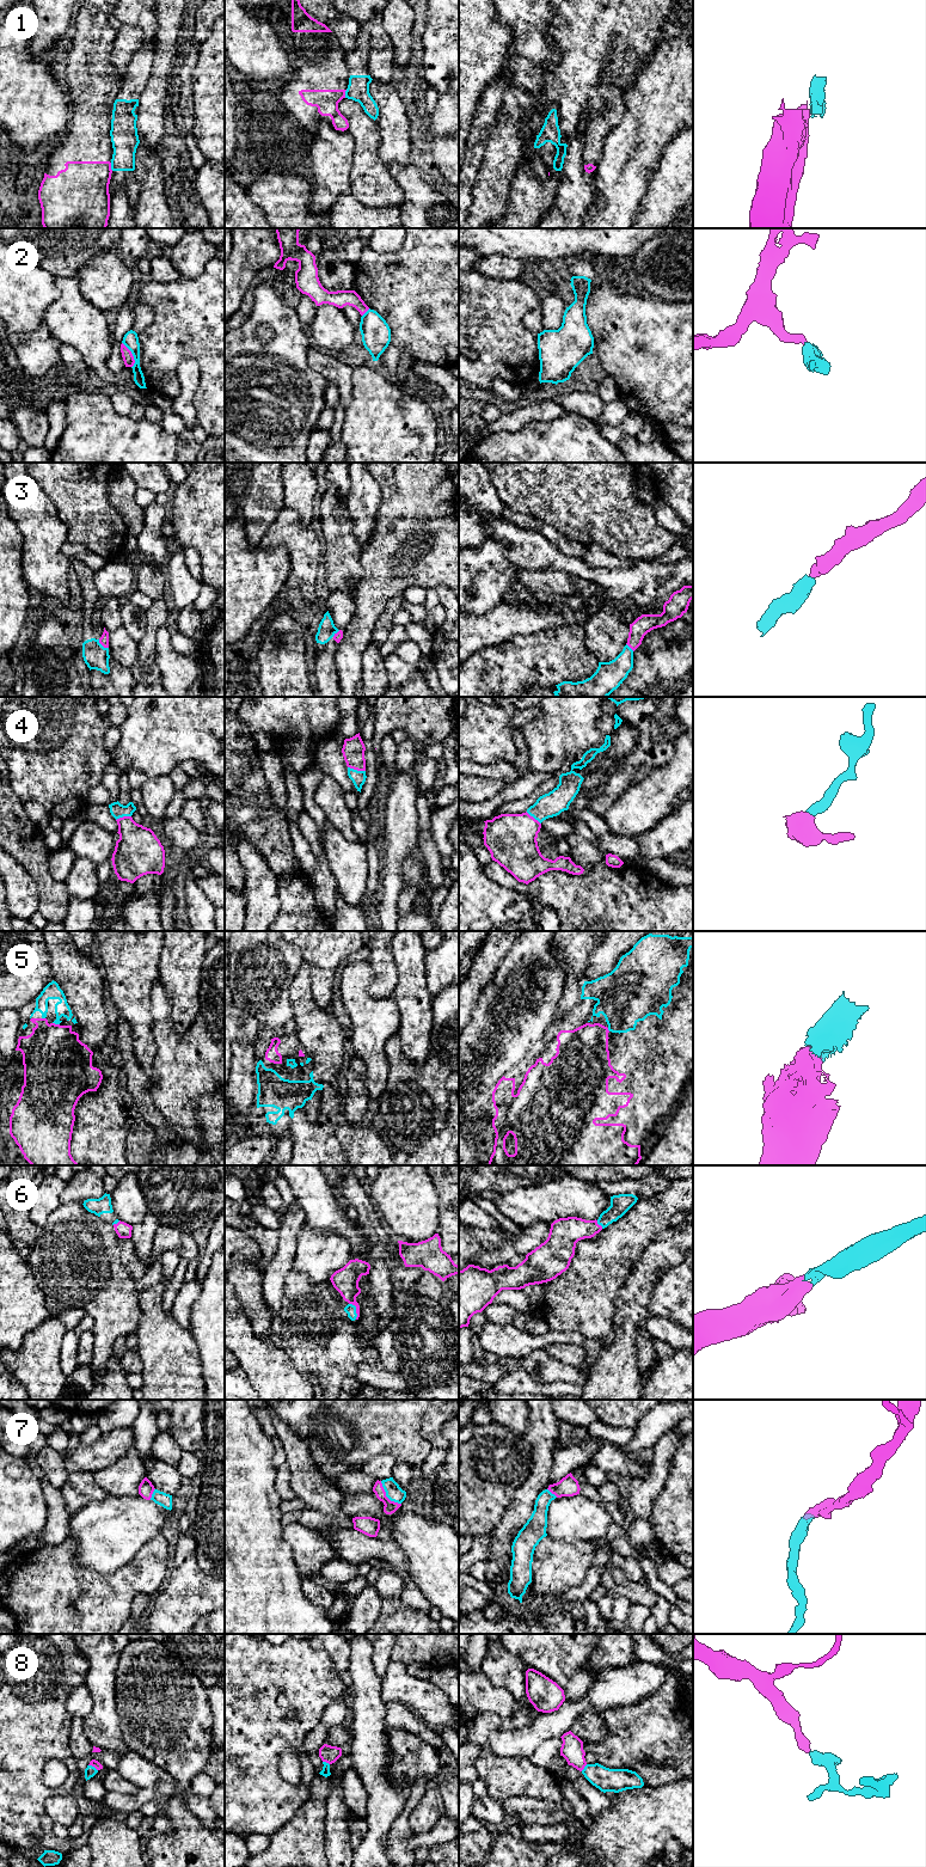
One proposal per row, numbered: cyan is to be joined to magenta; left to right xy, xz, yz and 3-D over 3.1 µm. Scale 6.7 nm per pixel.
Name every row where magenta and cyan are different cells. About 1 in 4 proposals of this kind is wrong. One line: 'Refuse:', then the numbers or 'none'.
Refuse: 1, 2

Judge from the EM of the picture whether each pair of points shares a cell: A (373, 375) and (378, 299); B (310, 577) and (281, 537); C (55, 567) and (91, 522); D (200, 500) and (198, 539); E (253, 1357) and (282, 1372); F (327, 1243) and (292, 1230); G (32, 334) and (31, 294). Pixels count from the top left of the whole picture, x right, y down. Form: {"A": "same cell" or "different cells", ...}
{"A": "different cells", "B": "same cell", "C": "different cells", "D": "same cell", "E": "same cell", "F": "different cells", "G": "same cell"}

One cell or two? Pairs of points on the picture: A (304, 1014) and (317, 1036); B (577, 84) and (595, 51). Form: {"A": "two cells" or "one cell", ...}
{"A": "one cell", "B": "one cell"}

